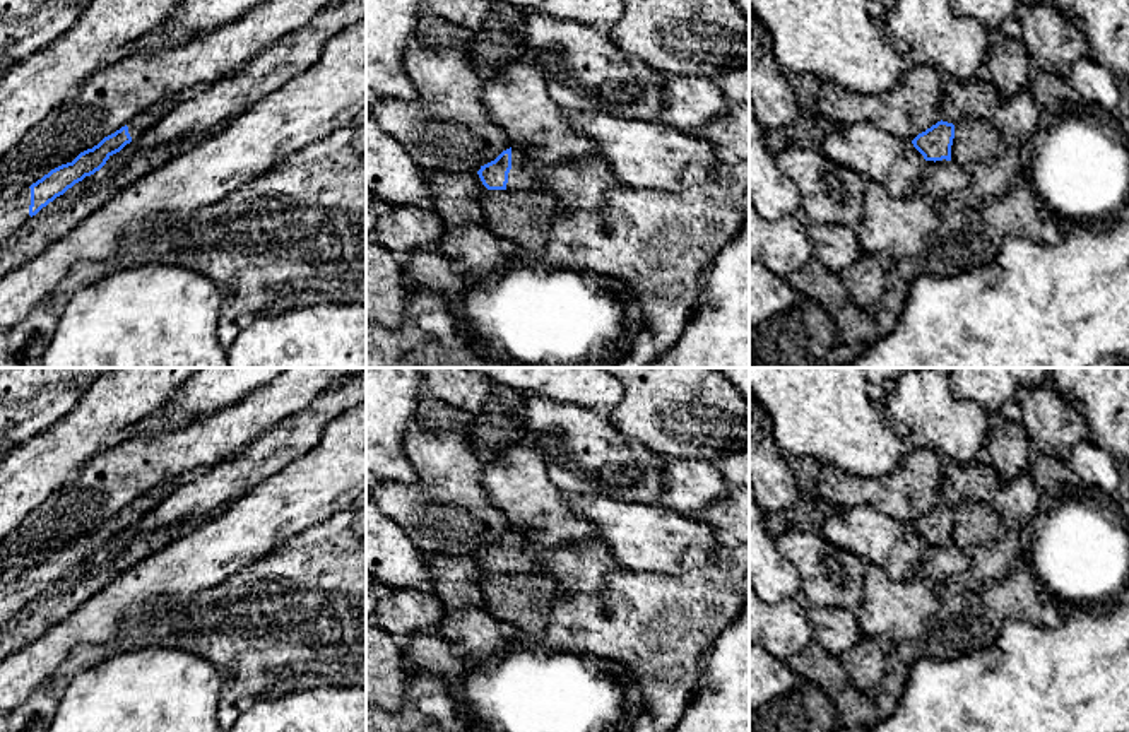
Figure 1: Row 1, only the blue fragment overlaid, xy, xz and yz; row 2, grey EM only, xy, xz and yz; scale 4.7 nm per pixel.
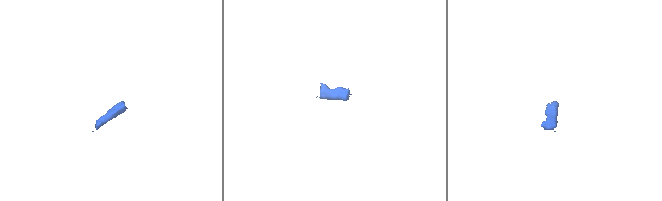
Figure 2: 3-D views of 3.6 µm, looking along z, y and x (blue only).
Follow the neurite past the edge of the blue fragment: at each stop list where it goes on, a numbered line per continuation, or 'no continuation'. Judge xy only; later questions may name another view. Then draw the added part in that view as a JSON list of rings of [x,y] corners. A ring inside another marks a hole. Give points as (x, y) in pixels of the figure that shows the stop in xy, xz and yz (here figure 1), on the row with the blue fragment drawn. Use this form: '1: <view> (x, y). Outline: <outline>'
1: xy (137, 125). Outline: [[[181,94],[181,96],[171,97],[168,101],[163,101],[163,103],[145,109],[145,111],[142,111],[135,118],[132,118],[127,123],[132,140],[137,140],[151,125],[159,121],[164,113],[173,109],[181,99],[185,99],[188,96],[190,94]]]
2: xy (14, 211). Outline: [[[24,188],[14,197],[0,200],[0,241],[12,236],[29,221],[31,188]]]

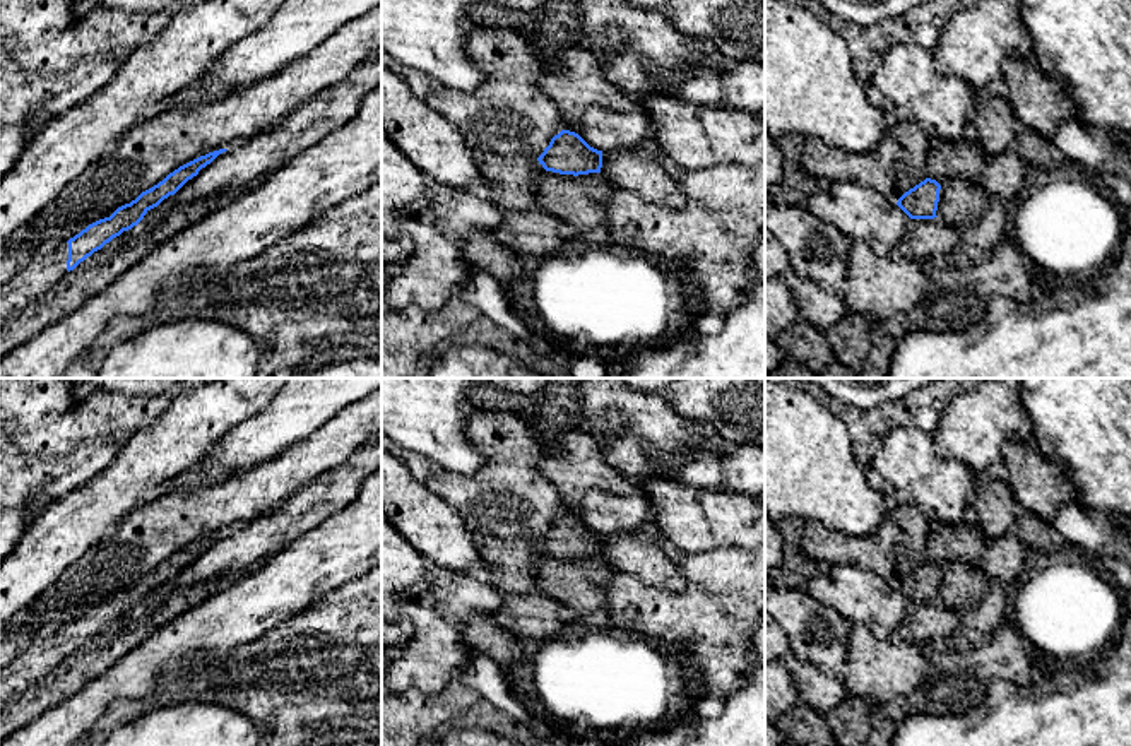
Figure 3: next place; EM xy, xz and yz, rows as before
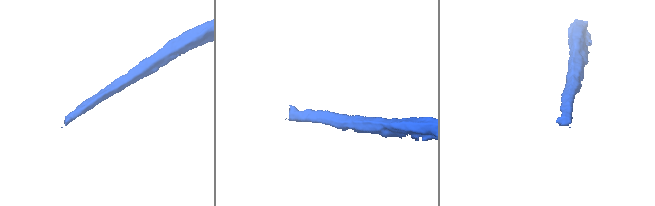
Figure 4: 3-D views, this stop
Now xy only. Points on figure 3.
1: xy (45, 271). Outline: [[[68,243],[36,255],[15,277],[0,286],[0,322],[26,308],[67,275]]]

